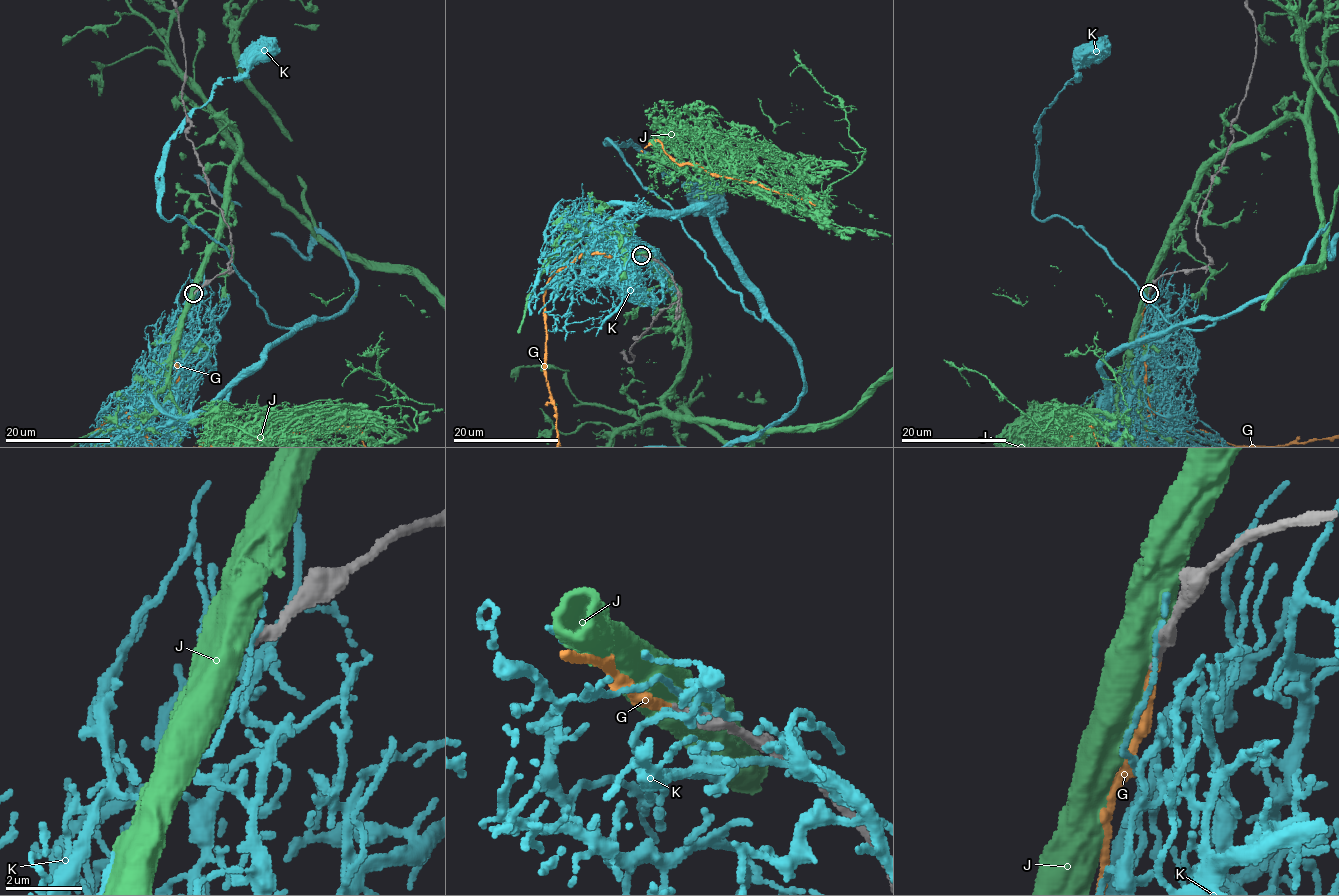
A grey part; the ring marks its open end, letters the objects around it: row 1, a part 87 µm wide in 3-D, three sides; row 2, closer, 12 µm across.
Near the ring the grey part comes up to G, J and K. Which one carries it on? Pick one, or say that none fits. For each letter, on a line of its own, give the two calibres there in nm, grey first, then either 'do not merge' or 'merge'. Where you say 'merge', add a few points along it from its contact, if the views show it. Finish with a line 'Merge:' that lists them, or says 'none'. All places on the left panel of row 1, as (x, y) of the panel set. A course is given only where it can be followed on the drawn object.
G: 240 nm thick on the grey side, 200 nm on the other; merge
J: 320 nm thick on the grey side, 800 nm on the other; do not merge
K: 400 nm thick on the grey side, 170 nm on the other; do not merge
Merge: G

